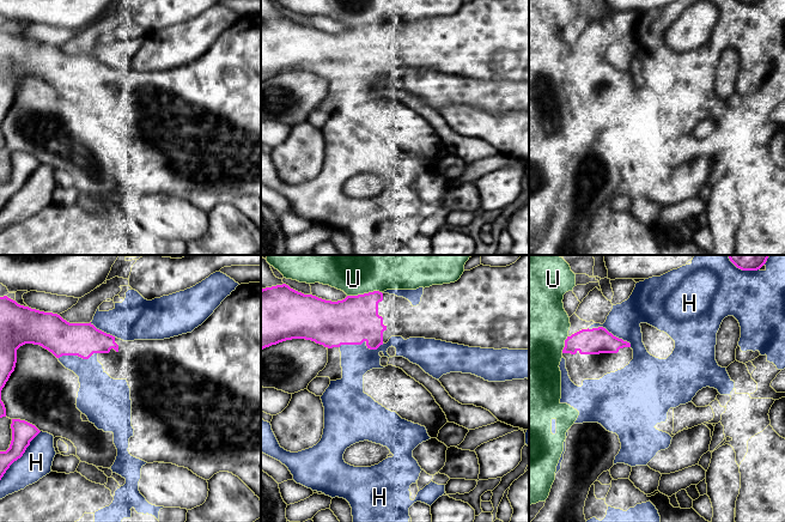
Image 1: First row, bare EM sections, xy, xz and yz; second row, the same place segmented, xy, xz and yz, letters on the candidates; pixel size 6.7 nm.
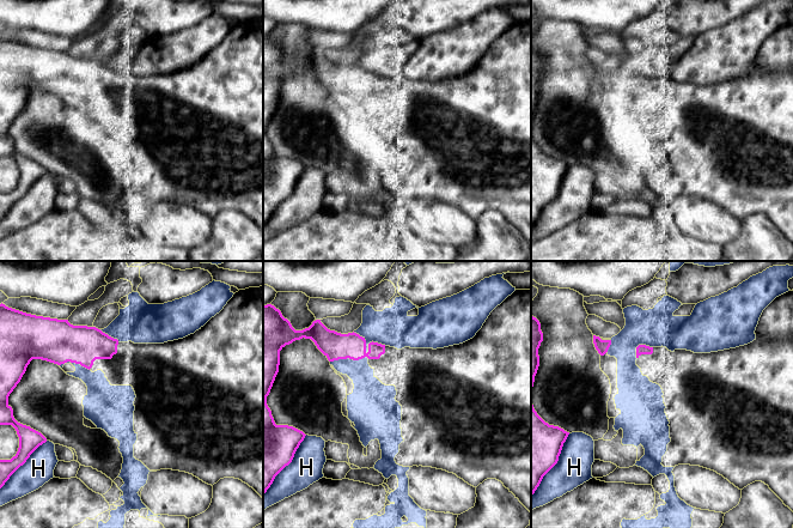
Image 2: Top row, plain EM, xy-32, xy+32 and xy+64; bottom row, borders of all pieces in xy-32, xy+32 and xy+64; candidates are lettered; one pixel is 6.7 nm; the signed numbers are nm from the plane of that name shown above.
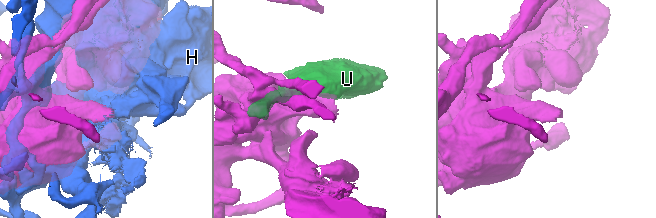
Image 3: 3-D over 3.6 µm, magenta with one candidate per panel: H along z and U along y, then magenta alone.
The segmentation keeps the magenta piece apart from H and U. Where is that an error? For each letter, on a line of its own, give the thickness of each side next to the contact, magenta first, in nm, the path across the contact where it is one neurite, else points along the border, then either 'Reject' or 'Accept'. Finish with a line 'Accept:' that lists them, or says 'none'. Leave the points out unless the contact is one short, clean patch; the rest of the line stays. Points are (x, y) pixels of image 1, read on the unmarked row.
H: Thickness 160 nm (magenta) against 220 nm. Reject
U: Thickness 320 nm (magenta) against 190 nm. Reject
Accept: none

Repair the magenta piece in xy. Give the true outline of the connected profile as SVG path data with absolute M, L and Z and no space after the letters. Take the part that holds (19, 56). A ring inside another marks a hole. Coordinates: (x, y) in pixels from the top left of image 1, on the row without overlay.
M261 14L241 16L227 28L214 44L191 65L182 66L164 72L134 72L123 73L110 66L97 61L90 55L69 55L60 47L44 44L29 38L18 36L7 28L0 29L0 150L6 148L6 140L1 133L1 122L14 103L17 95L17 81L25 77L39 77L51 84L56 90L62 87L78 87L89 91L95 85L98 86L98 93L114 111L126 111L130 120L132 132L132 158L134 168L129 170L128 183L132 188L147 195L164 194L184 199L197 208L209 212L219 204L229 204L238 208L261 232Z

